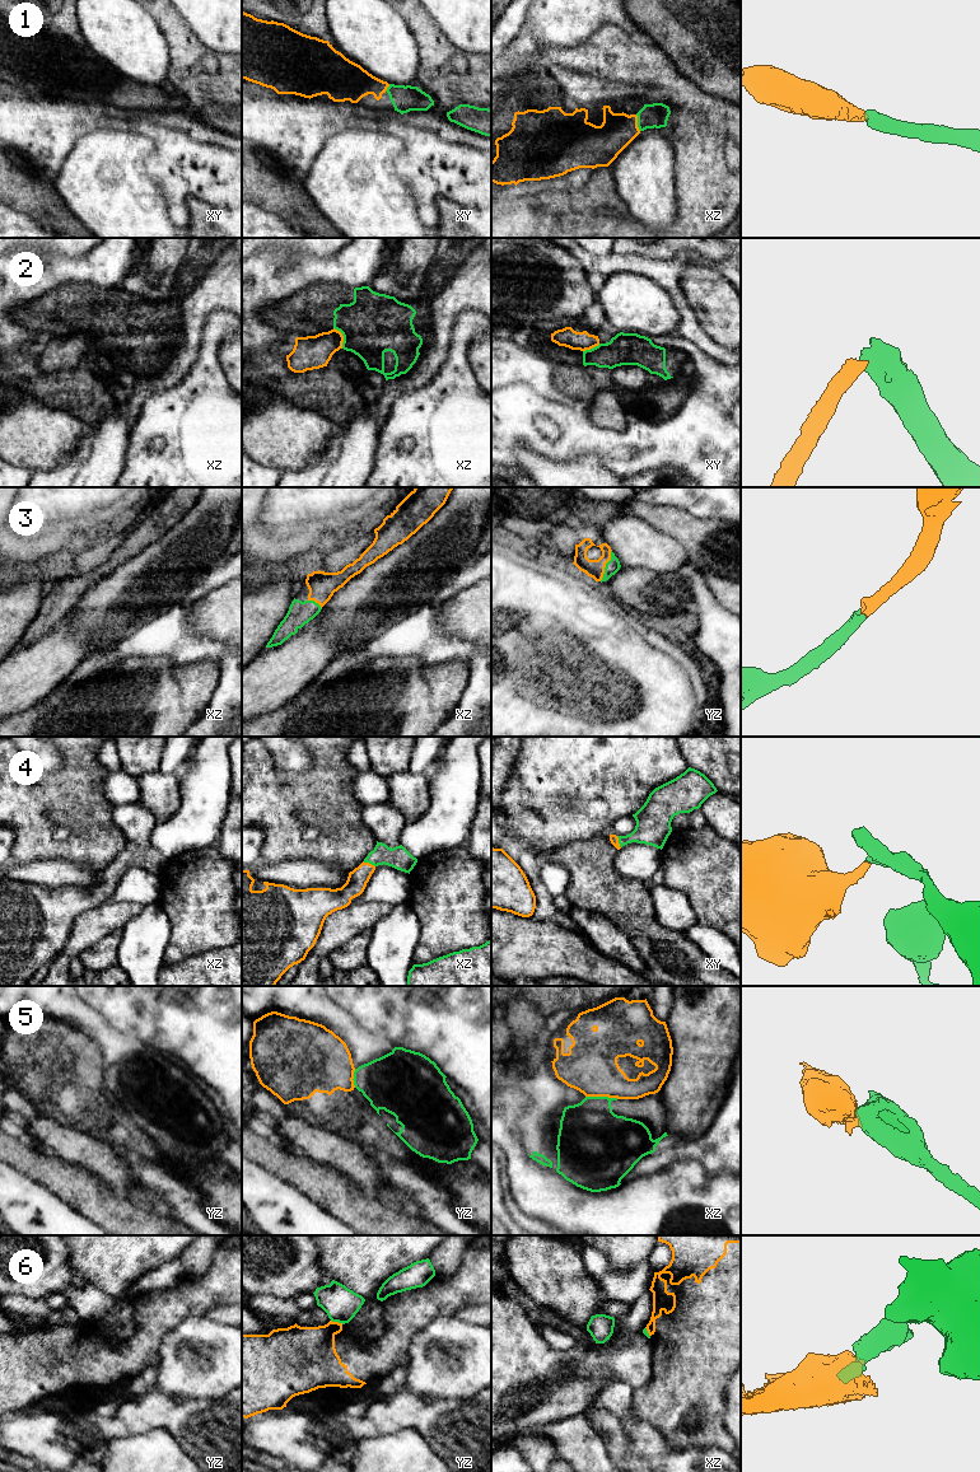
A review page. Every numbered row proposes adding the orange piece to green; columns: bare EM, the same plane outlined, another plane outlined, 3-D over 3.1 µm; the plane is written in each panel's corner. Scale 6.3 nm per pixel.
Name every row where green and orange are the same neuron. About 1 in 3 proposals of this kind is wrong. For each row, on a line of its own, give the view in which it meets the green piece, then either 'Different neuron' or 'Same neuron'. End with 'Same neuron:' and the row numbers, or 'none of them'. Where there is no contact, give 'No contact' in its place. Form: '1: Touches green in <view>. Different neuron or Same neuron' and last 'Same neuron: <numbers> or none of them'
1: Touches green in xz. Same neuron
2: Touches green in xz. Different neuron
3: Touches green in yz. Same neuron
4: Touches green in xz. Same neuron
5: Touches green in xz. Different neuron
6: Touches green in yz. Different neuron
Same neuron: 1, 3, 4

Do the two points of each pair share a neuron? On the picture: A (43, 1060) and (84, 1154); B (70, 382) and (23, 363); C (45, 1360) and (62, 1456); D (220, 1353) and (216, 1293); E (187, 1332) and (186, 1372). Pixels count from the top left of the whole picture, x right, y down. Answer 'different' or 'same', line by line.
A: different
B: same
C: different
D: different
E: same

